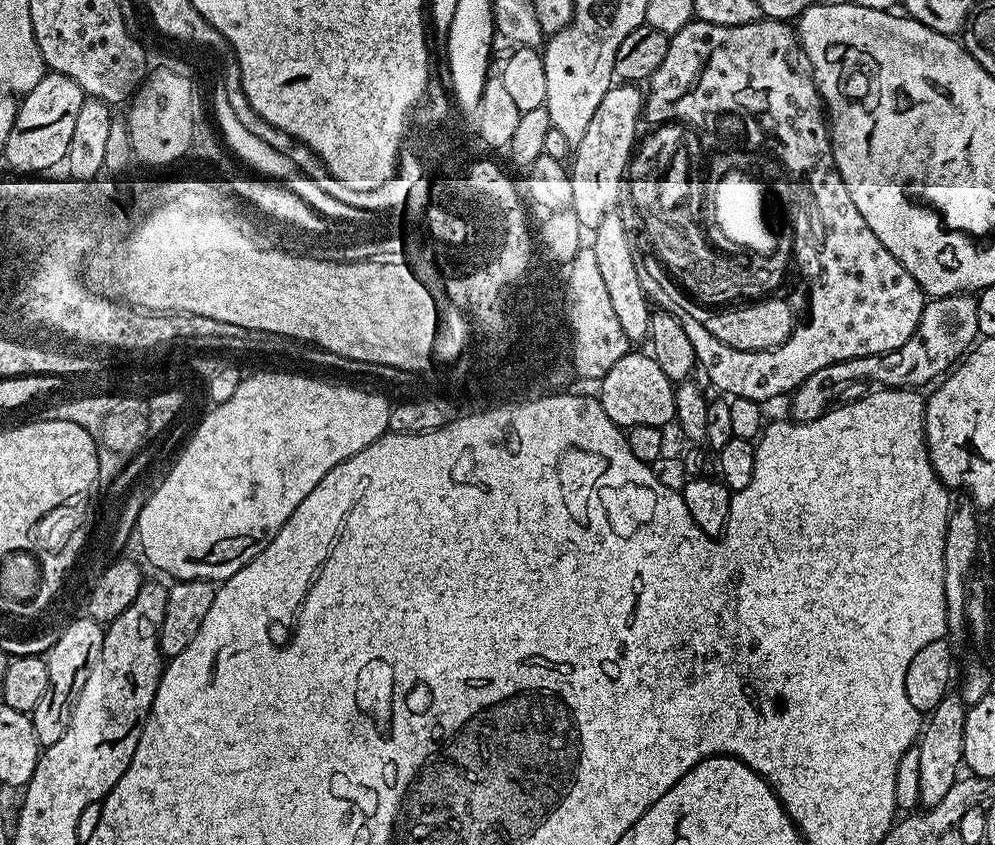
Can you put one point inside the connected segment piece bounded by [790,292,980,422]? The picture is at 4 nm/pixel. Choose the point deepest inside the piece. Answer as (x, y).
(948, 328)

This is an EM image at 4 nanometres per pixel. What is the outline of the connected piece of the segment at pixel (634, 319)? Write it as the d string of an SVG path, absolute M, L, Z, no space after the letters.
M616 210L604 213L594 229L596 237L590 240L590 246L594 250L594 258L598 258L602 279L610 293L610 303L614 305L614 314L626 332L626 338L630 342L643 341L648 334L653 309L647 294L642 290L642 282L638 282L638 269L634 266L636 252L634 245L628 241L629 229L624 228L624 220L618 213Z

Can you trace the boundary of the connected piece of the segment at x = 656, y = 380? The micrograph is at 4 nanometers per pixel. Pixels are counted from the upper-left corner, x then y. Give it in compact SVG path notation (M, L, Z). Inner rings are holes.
M629 350L610 368L599 381L598 399L602 408L606 411L606 416L618 425L622 430L633 428L636 425L650 425L655 428L664 428L666 424L672 424L676 416L676 392L674 382L667 378L659 366L656 359L649 353Z

